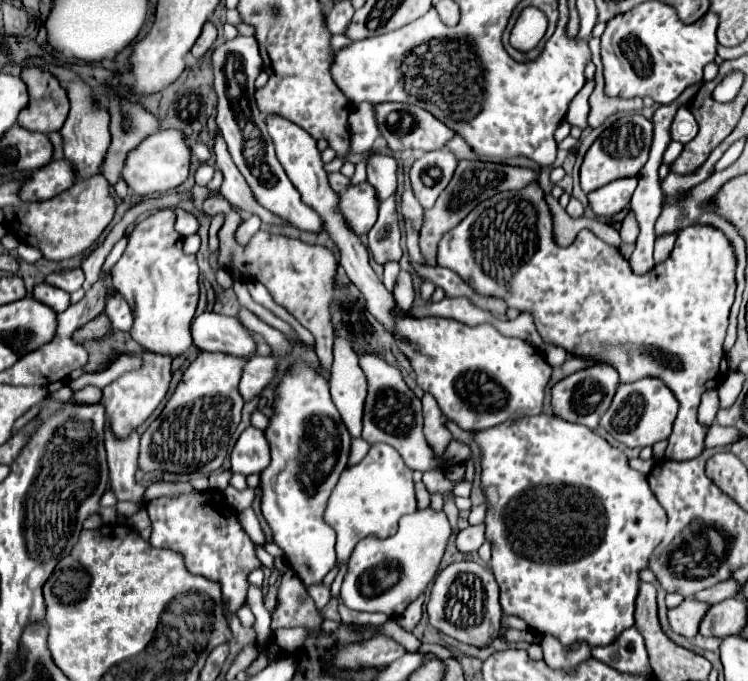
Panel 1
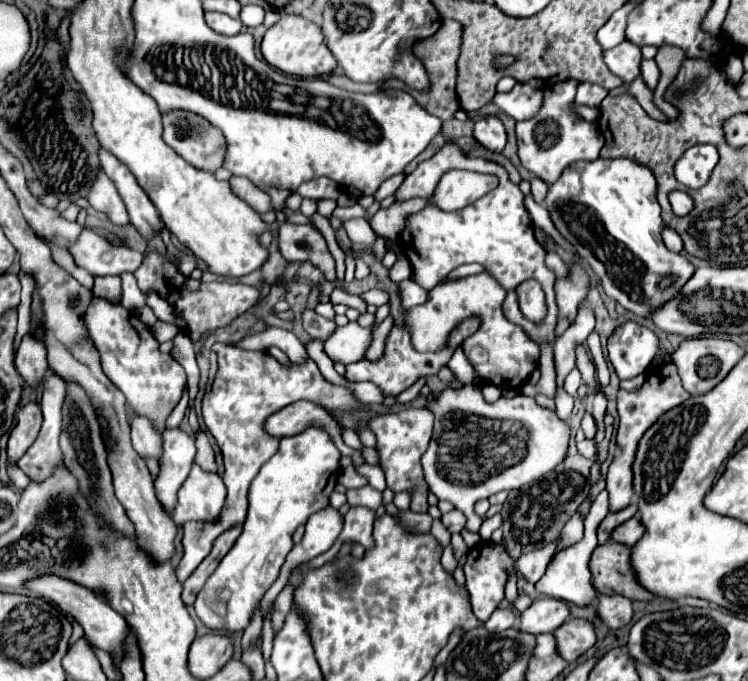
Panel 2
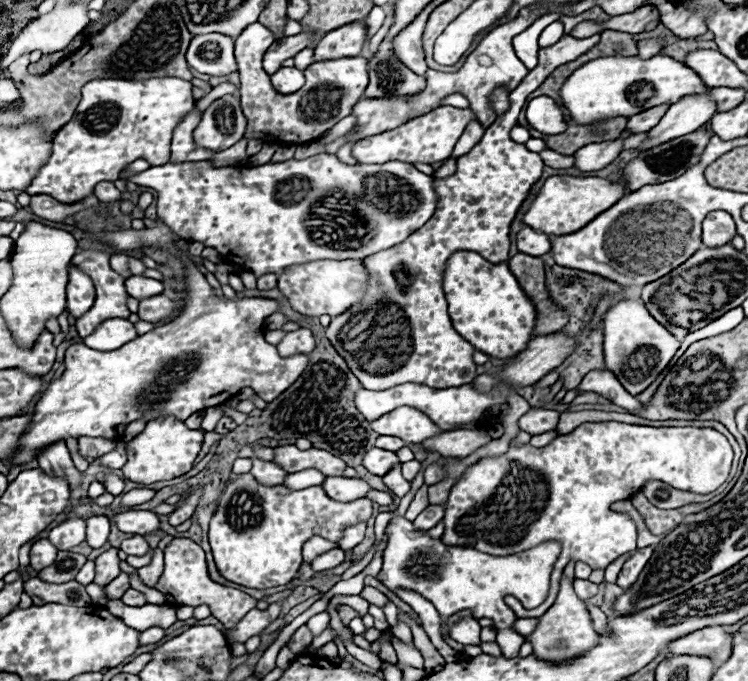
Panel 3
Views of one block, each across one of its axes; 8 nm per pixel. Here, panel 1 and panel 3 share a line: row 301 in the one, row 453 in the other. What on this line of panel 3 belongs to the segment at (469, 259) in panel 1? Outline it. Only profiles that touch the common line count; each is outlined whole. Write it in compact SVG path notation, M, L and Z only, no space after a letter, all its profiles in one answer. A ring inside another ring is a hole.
M586 422L568 436L554 438L552 446L512 446L502 456L482 458L472 464L450 490L446 514L442 518L446 526L442 542L448 546L476 548L486 554L516 554L548 540L560 542L562 552L554 566L550 594L542 606L526 610L514 596L506 598L506 604L518 618L538 618L554 604L558 594L558 578L570 560L582 560L588 562L590 568L600 570L618 556L636 550L634 520L624 512L612 512L610 504L632 498L648 480L662 480L678 490L694 494L710 494L726 482L732 468L732 458L732 446L728 444L726 436L714 428L654 428L624 422Z

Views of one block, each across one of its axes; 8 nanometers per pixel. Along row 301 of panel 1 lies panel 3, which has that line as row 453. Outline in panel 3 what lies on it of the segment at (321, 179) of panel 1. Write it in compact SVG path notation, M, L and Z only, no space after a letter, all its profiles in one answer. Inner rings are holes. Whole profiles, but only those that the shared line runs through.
M372 448L364 454L364 466L368 472L382 476L386 474L386 470L390 470L390 466L394 466L398 462L398 456L394 452L382 450L382 448Z

